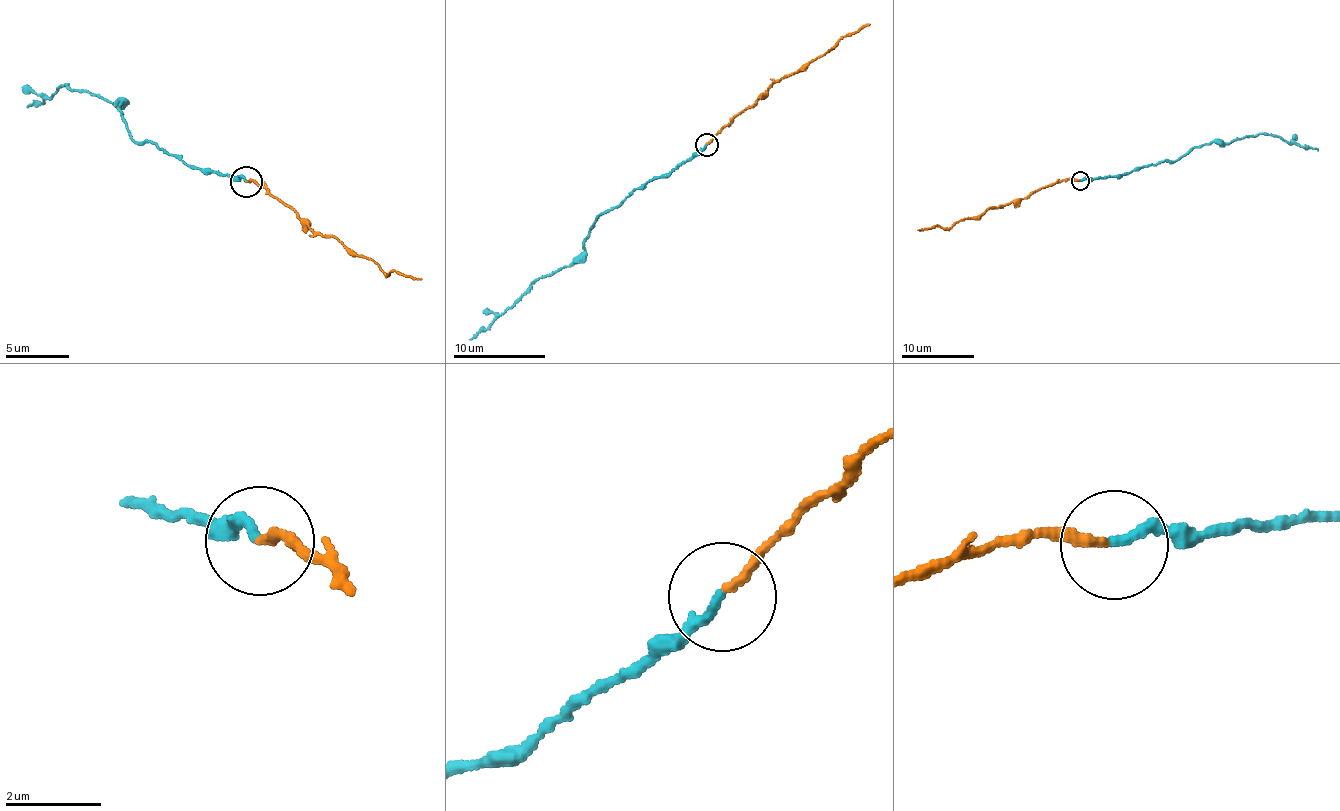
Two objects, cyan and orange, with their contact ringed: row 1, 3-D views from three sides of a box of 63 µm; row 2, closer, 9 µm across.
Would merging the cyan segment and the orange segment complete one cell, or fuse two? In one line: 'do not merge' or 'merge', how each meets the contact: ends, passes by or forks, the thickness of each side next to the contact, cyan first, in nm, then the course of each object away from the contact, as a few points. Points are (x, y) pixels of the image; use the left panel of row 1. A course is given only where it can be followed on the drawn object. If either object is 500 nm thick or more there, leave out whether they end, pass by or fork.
merge; cyan ends; orange ends; calibres 190 and 180 nm; course cyan (246, 181), (190, 169), (153, 143), (133, 140), (122, 115), (122, 102), (61, 84), (41, 103), (26, 107); course orange (245, 181), (265, 185), (314, 230), (338, 236), (358, 255), (370, 257), (384, 272), (422, 278)

